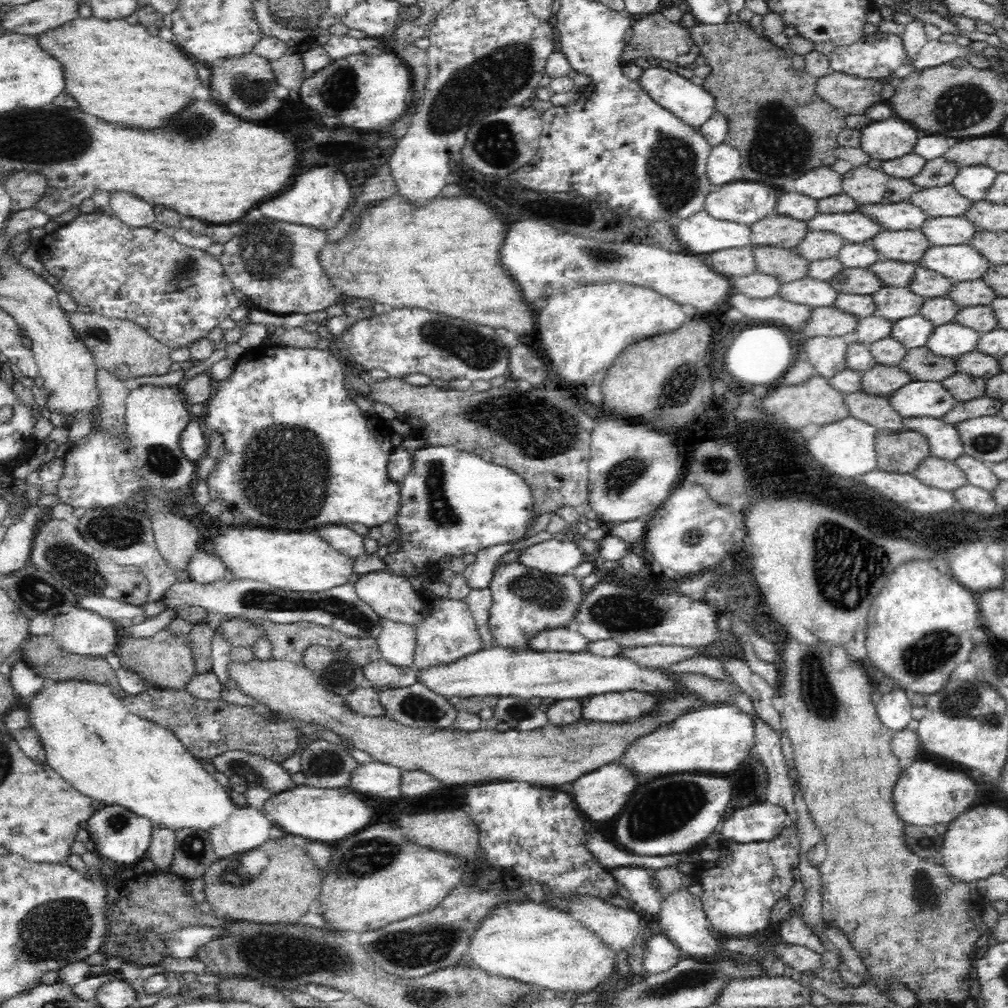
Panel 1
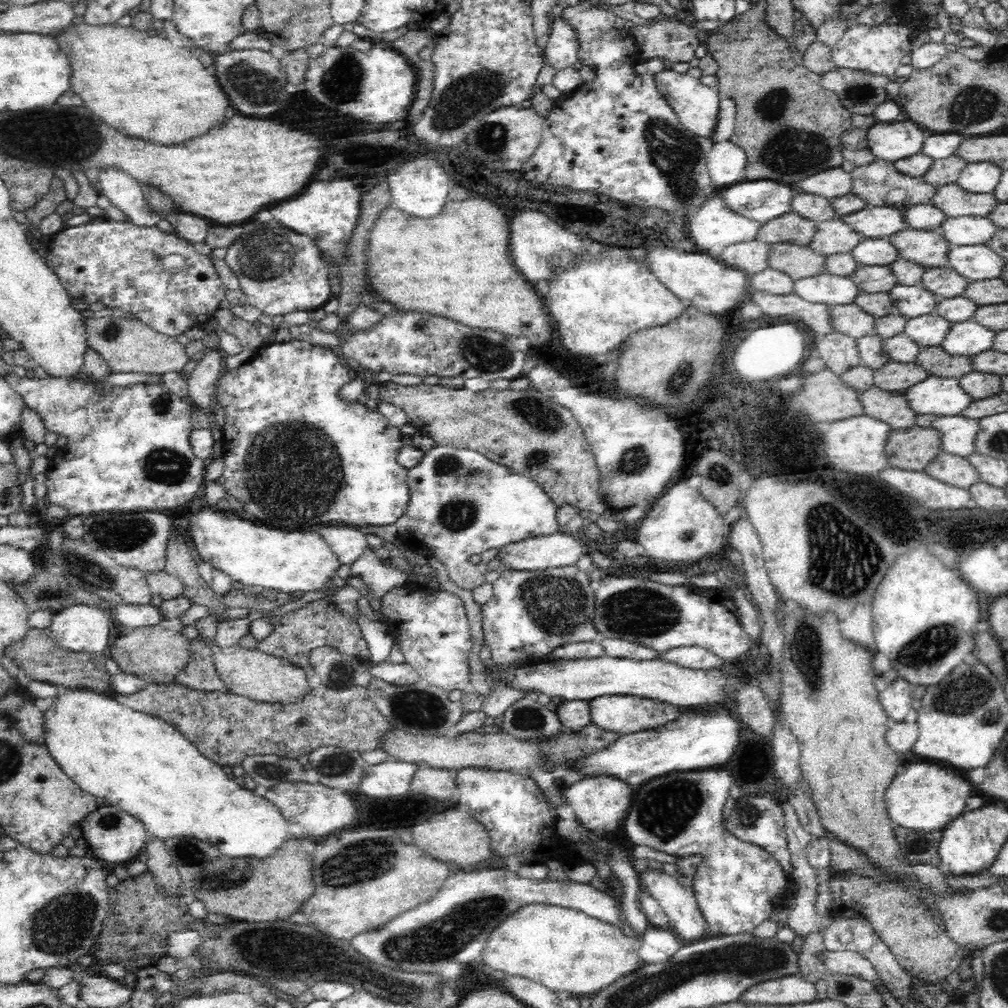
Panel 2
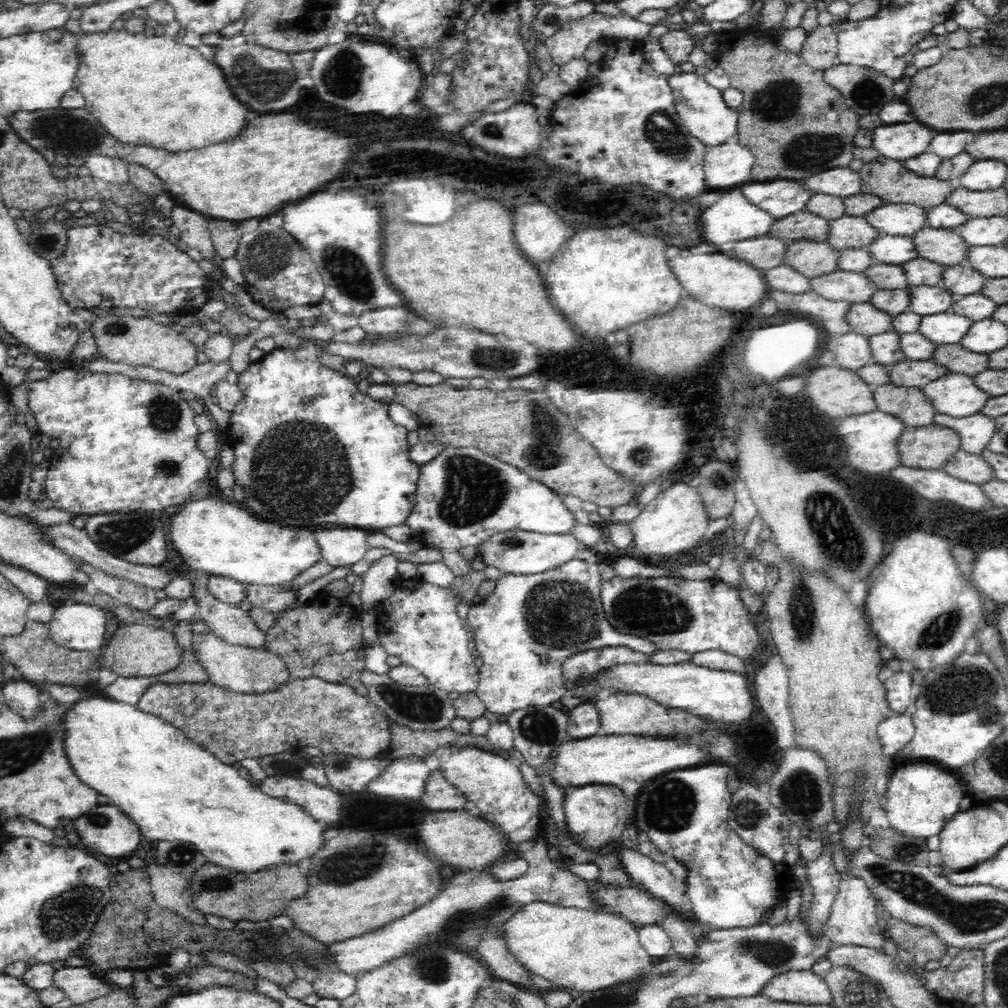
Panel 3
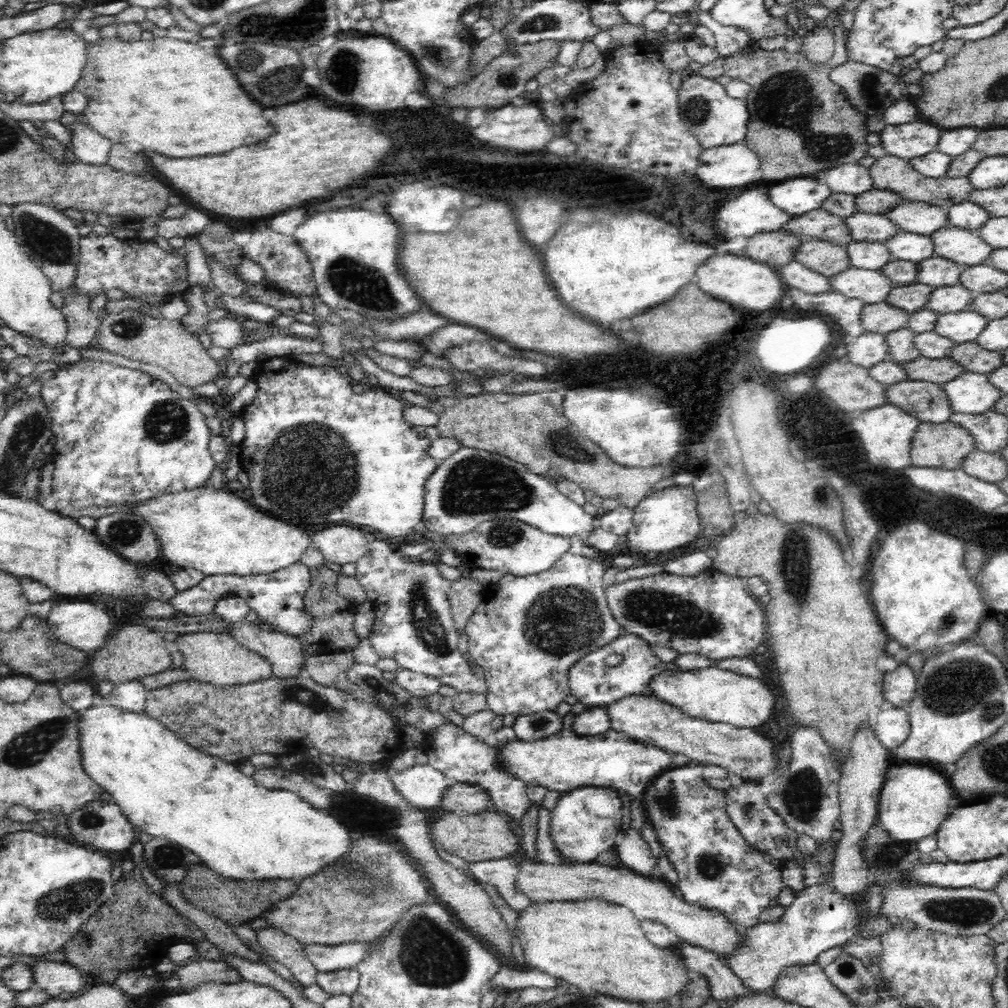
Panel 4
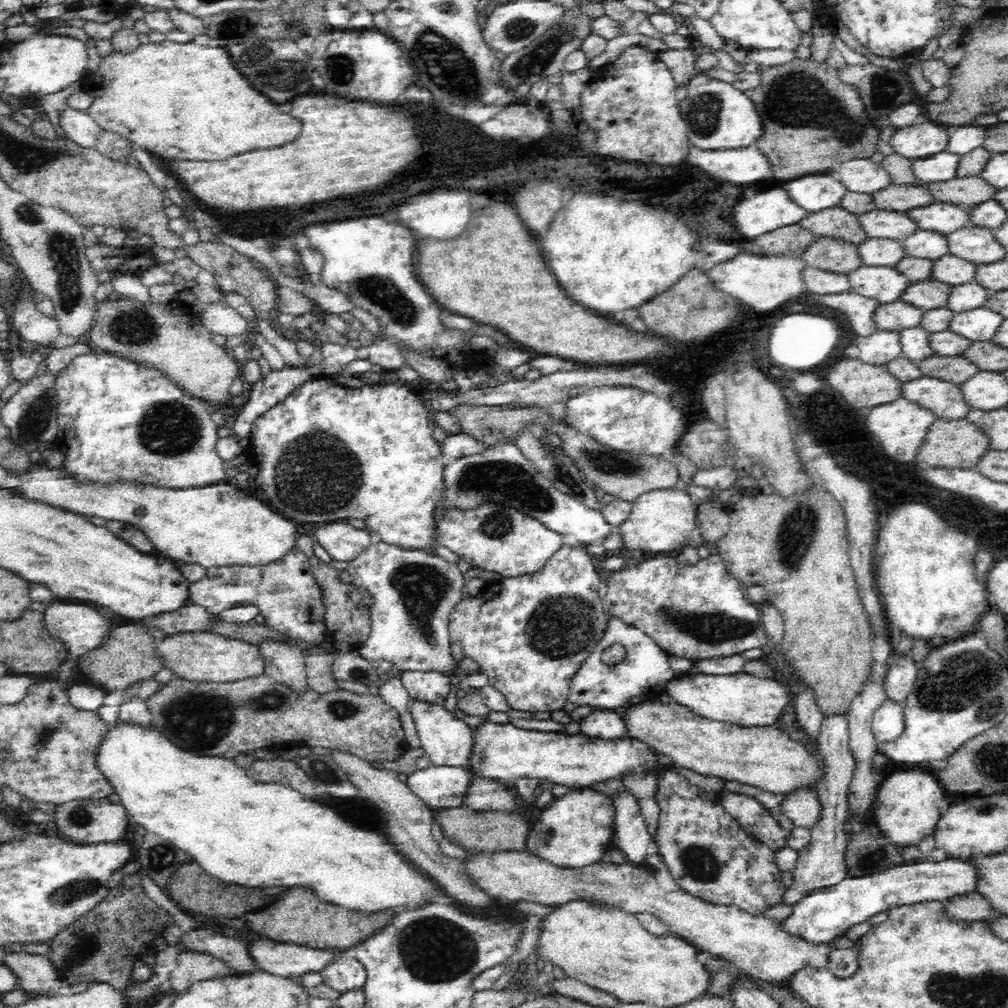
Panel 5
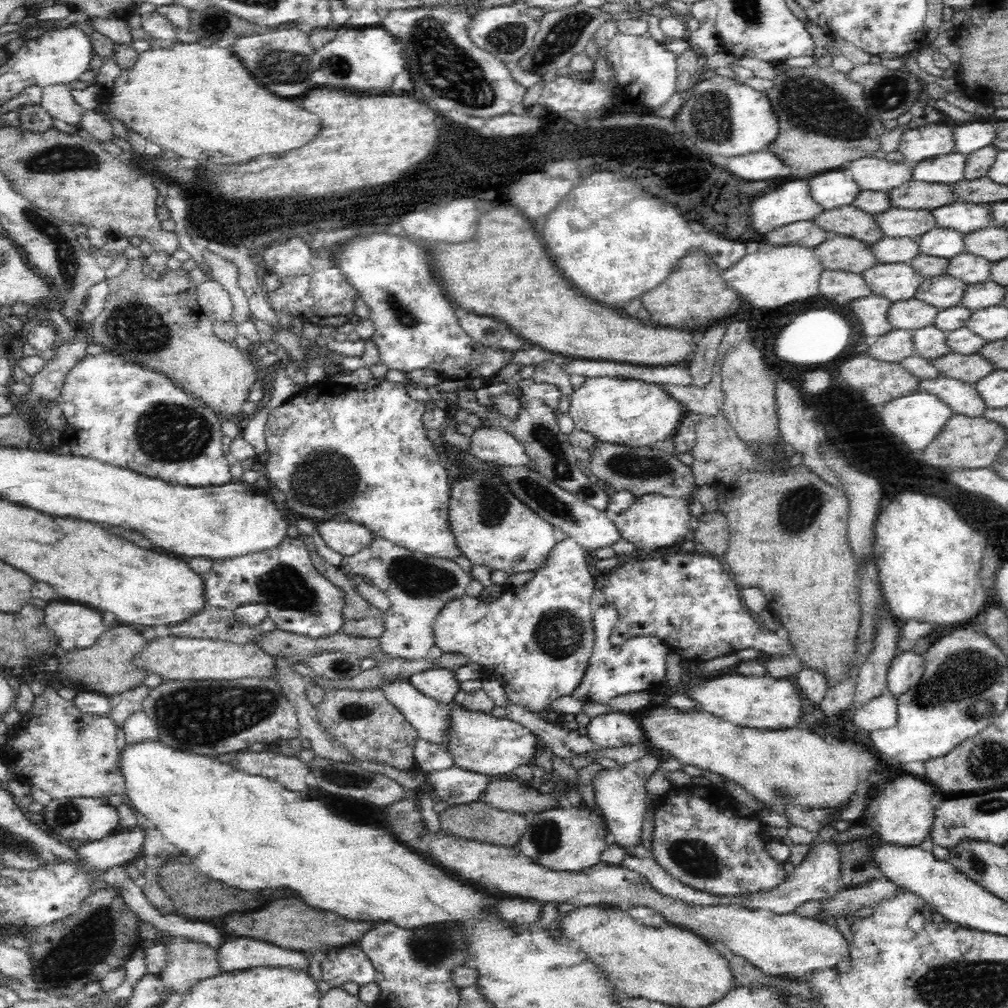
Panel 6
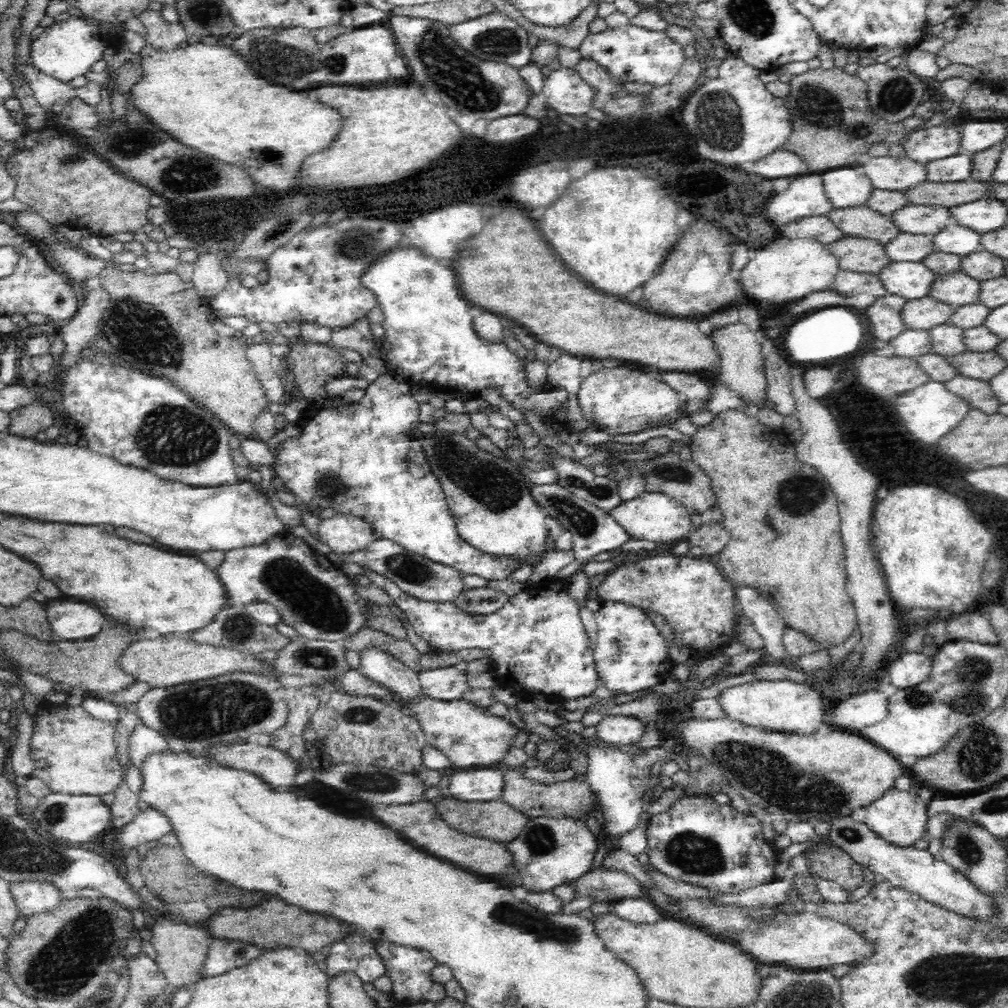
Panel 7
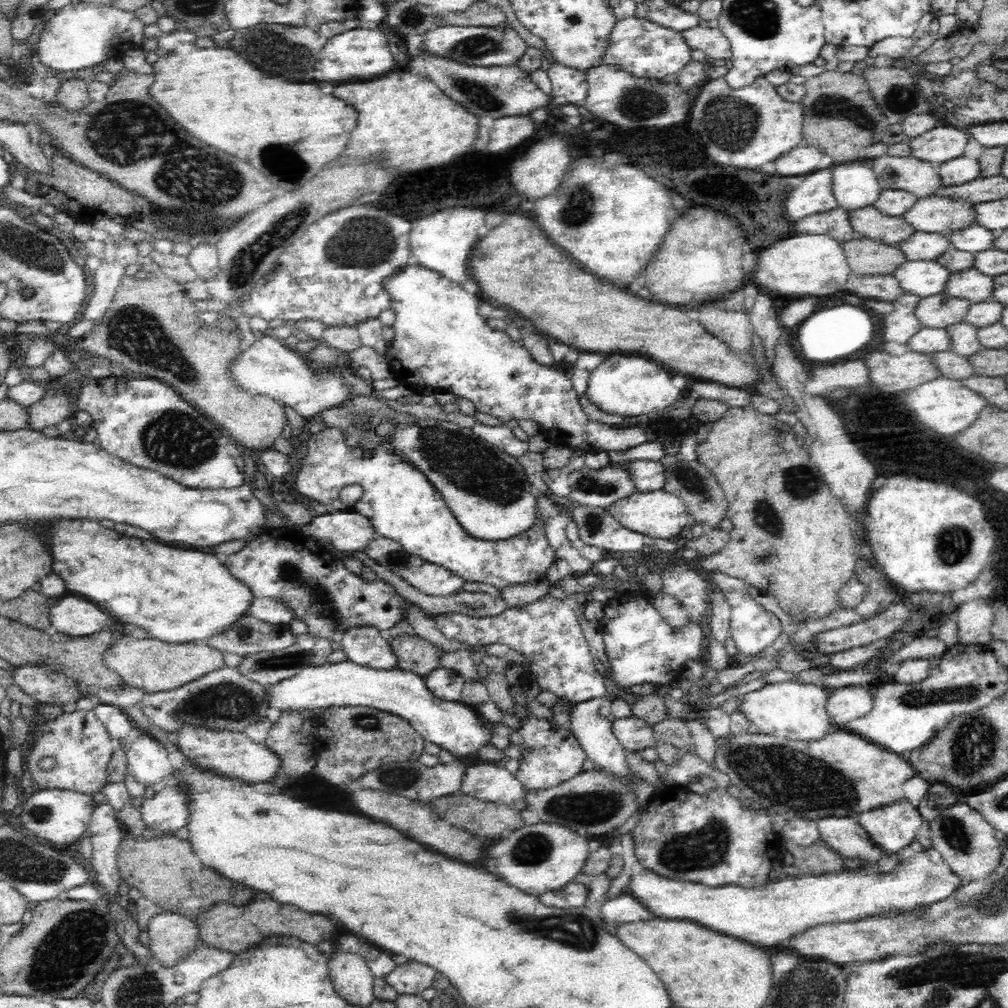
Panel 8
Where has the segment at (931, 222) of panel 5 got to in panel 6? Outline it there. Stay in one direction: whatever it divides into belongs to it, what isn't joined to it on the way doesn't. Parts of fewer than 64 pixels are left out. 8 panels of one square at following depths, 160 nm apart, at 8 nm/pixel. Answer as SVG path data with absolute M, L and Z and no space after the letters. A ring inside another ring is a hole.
M957 199L949 206L936 208L932 215L936 218L938 227L951 228L966 234L994 225L990 203L974 204Z

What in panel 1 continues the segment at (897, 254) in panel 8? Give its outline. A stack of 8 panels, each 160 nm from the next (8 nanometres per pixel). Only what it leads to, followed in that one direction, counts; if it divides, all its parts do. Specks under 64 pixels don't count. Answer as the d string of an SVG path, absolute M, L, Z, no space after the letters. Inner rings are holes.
M754 246L756 270L776 278L781 284L809 277L811 260L791 248Z

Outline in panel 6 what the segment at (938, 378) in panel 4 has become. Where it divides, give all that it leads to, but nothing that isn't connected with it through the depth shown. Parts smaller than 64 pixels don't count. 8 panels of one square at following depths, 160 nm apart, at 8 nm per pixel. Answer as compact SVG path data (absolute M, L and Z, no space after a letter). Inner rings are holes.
M952 351L946 356L932 359L932 363L942 376L965 383L976 383L997 369L989 358L979 352L967 355Z

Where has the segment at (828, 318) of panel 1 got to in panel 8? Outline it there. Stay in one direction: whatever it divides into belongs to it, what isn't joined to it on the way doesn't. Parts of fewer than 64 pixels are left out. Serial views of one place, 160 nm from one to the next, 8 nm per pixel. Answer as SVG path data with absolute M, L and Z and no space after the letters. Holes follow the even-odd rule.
M946 293L921 298L916 306L916 318L928 328L948 328L964 322L972 301Z

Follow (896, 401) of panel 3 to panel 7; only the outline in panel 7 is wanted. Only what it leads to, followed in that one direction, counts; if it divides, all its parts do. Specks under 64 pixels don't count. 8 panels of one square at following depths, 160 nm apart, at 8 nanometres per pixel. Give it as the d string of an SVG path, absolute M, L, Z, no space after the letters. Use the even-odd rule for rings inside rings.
M958 375L945 383L952 392L958 393L960 397L964 397L970 402L972 408L980 409L990 414L998 413L998 408L1000 408L1001 404L996 395L994 395L994 389L992 389L989 381Z

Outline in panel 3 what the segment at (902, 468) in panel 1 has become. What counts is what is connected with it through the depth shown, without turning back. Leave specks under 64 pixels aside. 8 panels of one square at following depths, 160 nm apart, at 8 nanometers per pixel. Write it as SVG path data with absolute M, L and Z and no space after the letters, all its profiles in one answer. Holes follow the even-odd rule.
M935 423L923 427L906 425L898 442L902 464L910 464L910 468L943 470L960 448L960 434L953 428L944 428Z

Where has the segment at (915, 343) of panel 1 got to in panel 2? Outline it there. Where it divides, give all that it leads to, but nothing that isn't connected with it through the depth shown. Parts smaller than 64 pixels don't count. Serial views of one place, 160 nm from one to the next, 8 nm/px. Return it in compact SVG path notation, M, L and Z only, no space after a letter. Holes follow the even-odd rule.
M934 310L930 314L908 319L904 333L922 347L940 346L948 336L951 326L948 319Z

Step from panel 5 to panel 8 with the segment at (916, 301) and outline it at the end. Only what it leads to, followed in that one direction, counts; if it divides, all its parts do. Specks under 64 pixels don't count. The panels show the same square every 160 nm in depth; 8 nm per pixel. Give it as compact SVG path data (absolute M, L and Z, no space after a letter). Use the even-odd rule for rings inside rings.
M972 267L952 274L949 284L942 293L964 297L973 303L981 303L992 299L994 284L994 277L983 274L976 267Z

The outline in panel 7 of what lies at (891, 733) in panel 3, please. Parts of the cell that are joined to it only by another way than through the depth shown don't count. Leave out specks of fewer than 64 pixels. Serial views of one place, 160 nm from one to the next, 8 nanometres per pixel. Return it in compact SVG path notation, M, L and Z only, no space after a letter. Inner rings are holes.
M866 690L850 694L846 700L838 702L832 710L834 724L848 728L850 733L857 733L863 726L874 724L886 714L886 696L878 690Z

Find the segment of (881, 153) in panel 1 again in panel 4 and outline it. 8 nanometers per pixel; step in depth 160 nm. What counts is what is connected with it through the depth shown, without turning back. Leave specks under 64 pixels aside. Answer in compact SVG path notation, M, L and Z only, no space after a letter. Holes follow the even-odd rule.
M916 120L901 126L887 126L881 133L881 146L891 155L906 161L939 150L942 130L926 120Z

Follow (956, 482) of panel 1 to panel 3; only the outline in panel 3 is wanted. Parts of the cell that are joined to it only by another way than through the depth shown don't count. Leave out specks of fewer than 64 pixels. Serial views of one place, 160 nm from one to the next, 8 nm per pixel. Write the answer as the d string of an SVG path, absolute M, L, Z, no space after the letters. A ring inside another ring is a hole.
M958 451L943 468L946 473L974 484L986 484L994 479L994 467L982 453Z

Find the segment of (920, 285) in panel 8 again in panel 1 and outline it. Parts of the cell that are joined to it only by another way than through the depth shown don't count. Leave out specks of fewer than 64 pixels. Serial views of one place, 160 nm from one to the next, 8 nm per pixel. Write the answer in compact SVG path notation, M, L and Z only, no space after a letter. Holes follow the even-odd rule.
M805 277L782 284L779 296L796 304L818 308L834 305L841 293L830 281Z

